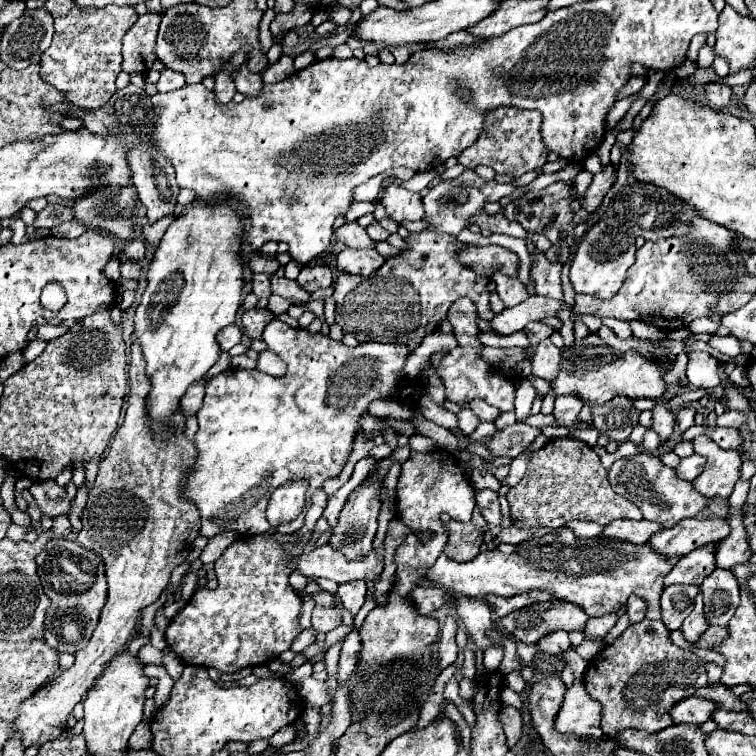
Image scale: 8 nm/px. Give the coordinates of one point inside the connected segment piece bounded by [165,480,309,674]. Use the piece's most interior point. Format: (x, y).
(250, 618)

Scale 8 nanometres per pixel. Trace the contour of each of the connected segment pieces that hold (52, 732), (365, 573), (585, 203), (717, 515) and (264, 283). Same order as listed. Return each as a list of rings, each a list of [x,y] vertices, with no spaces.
[[[135,342],[131,346],[131,392],[127,398],[125,420],[111,440],[109,454],[99,462],[99,474],[89,490],[87,506],[81,516],[83,528],[77,536],[77,542],[83,548],[89,548],[103,558],[109,596],[89,644],[75,652],[75,664],[59,672],[49,684],[21,704],[19,718],[13,720],[13,732],[21,732],[25,746],[45,744],[63,734],[75,704],[85,698],[87,690],[95,684],[113,656],[123,652],[131,642],[141,610],[159,598],[171,572],[187,560],[193,540],[199,536],[201,520],[197,506],[185,498],[185,484],[197,462],[197,448],[183,434],[185,416],[181,412],[173,416],[177,436],[171,436],[165,444],[153,440],[145,418],[145,396],[149,394],[149,380],[145,378],[145,360]]]
[[[329,544],[317,546],[311,552],[305,552],[301,556],[293,558],[295,570],[303,576],[311,578],[329,578],[337,584],[349,582],[349,580],[375,580],[381,570],[383,562],[377,560],[375,550],[361,562],[351,562],[345,556],[341,556],[337,550],[333,550]]]
[[[607,164],[601,174],[595,174],[595,176],[593,176],[593,182],[591,182],[587,194],[585,194],[583,200],[581,200],[581,206],[583,206],[589,214],[603,202],[605,194],[609,192],[609,188],[611,188],[613,182],[615,182],[615,178],[617,178],[617,166],[615,166],[615,164]]]
[[[711,498],[707,508],[695,518],[685,518],[671,530],[659,530],[647,540],[657,554],[681,558],[695,548],[723,540],[729,534],[727,506],[723,498]]]
[[[253,274],[251,284],[253,284],[253,294],[257,294],[259,298],[269,298],[271,284],[269,284],[267,274]]]

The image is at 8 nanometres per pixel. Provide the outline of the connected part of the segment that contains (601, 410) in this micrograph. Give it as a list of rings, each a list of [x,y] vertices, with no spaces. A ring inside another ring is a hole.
[[[617,396],[617,400],[609,400],[609,404],[593,404],[591,414],[593,426],[617,442],[629,438],[639,416],[639,412],[633,410],[631,400],[625,400],[625,396]]]

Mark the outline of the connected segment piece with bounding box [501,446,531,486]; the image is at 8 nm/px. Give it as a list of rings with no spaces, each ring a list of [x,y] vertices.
[[[529,446],[511,462],[511,472],[509,472],[509,476],[501,482],[501,484],[507,484],[507,486],[515,486],[521,478],[523,478],[523,474],[525,474],[525,468],[527,468],[527,462],[529,462],[529,458],[531,458],[531,450],[529,450]]]

